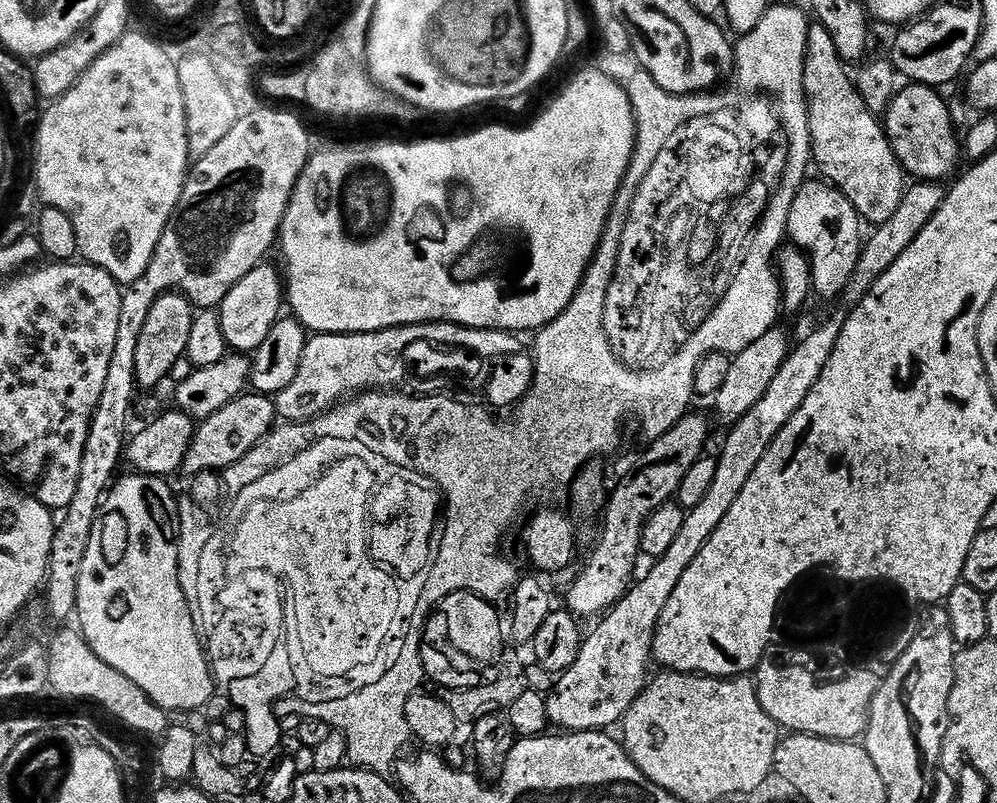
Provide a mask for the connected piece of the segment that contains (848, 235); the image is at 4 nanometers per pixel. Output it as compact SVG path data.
M809 179L801 184L800 189L796 191L794 206L790 206L790 218L788 219L787 239L807 252L808 261L812 267L812 290L818 297L824 300L835 301L846 289L846 284L850 281L850 276L858 264L860 251L862 249L862 235L860 236L860 226L862 219L856 212L854 206L847 198L828 182L821 182L819 179Z

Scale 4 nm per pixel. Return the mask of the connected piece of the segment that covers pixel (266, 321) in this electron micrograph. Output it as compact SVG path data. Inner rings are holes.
M271 263L259 264L226 298L218 305L222 334L229 349L240 354L252 354L266 339L266 334L281 315L280 307L286 304L286 285L281 273L270 266Z

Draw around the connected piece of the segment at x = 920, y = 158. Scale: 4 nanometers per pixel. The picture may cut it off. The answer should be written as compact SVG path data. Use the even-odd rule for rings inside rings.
M909 83L901 87L888 106L887 112L883 113L882 125L888 136L890 146L909 177L921 180L947 181L947 176L956 168L956 163L962 160L962 144L956 140L956 128L952 125L952 112L948 109L946 101L940 97L941 93L934 88L928 88L925 84Z

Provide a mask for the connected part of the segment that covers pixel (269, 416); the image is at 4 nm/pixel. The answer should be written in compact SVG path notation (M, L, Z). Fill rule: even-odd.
M245 394L234 398L234 402L222 406L216 414L210 414L210 418L199 421L190 448L186 450L183 475L191 478L200 471L216 472L234 466L246 458L254 446L262 443L277 424L276 401L271 395Z

